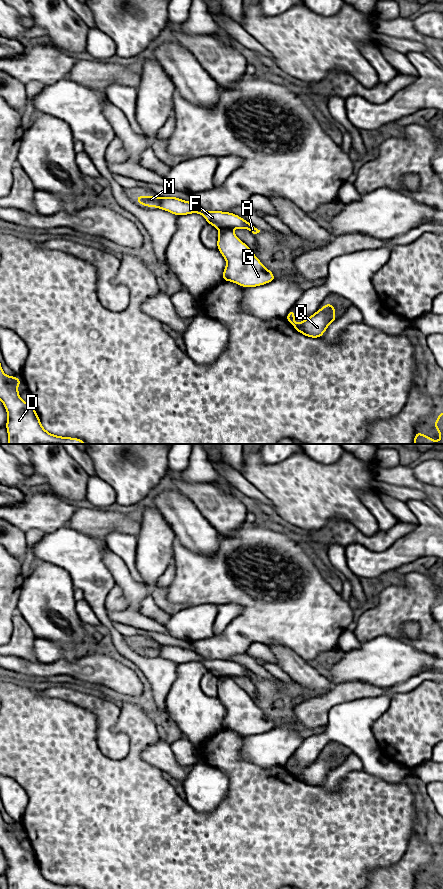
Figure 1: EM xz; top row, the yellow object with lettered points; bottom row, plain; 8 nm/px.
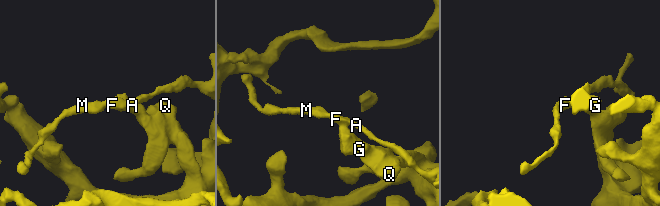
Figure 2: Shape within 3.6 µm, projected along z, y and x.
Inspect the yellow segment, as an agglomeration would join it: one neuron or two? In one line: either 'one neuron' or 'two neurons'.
two neurons

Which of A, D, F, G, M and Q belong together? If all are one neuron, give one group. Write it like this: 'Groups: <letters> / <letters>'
Groups: A F M / D G Q

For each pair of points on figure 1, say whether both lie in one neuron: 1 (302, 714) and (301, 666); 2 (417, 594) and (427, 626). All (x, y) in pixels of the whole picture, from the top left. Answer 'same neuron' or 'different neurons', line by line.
1: different neurons
2: same neuron

